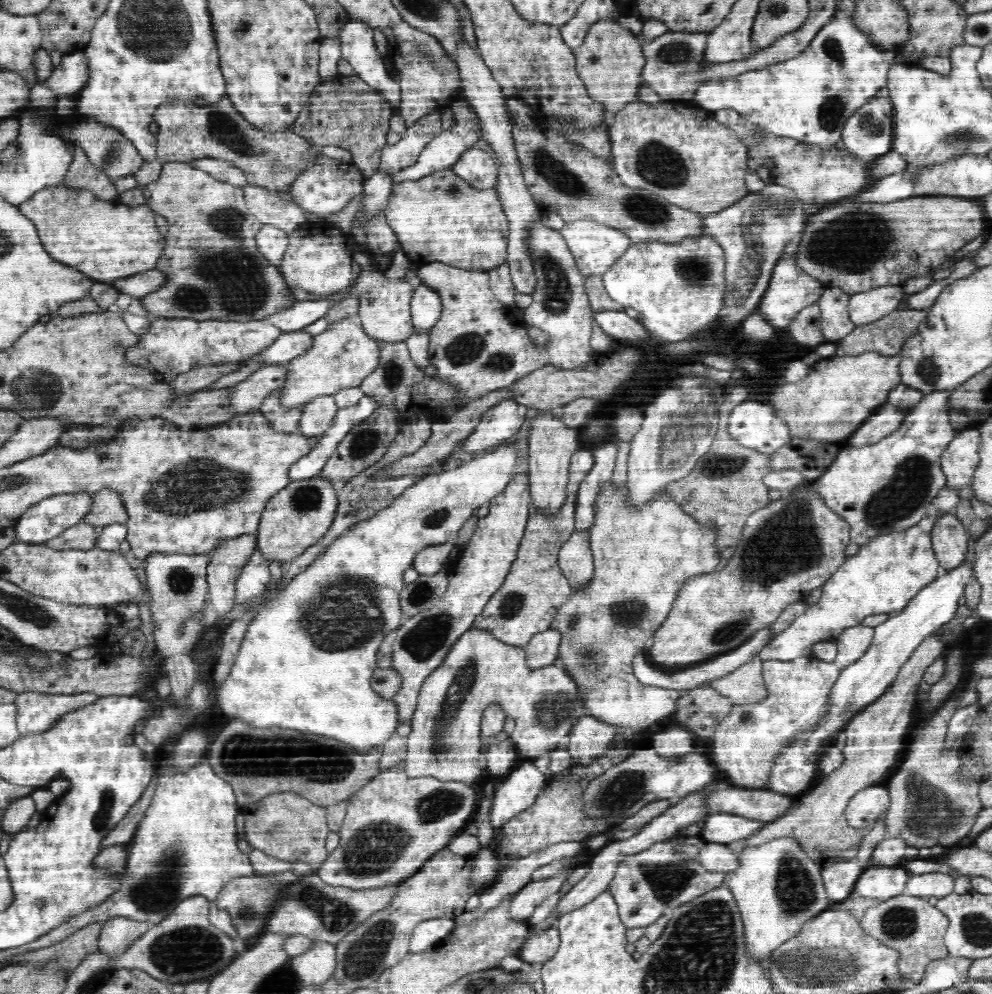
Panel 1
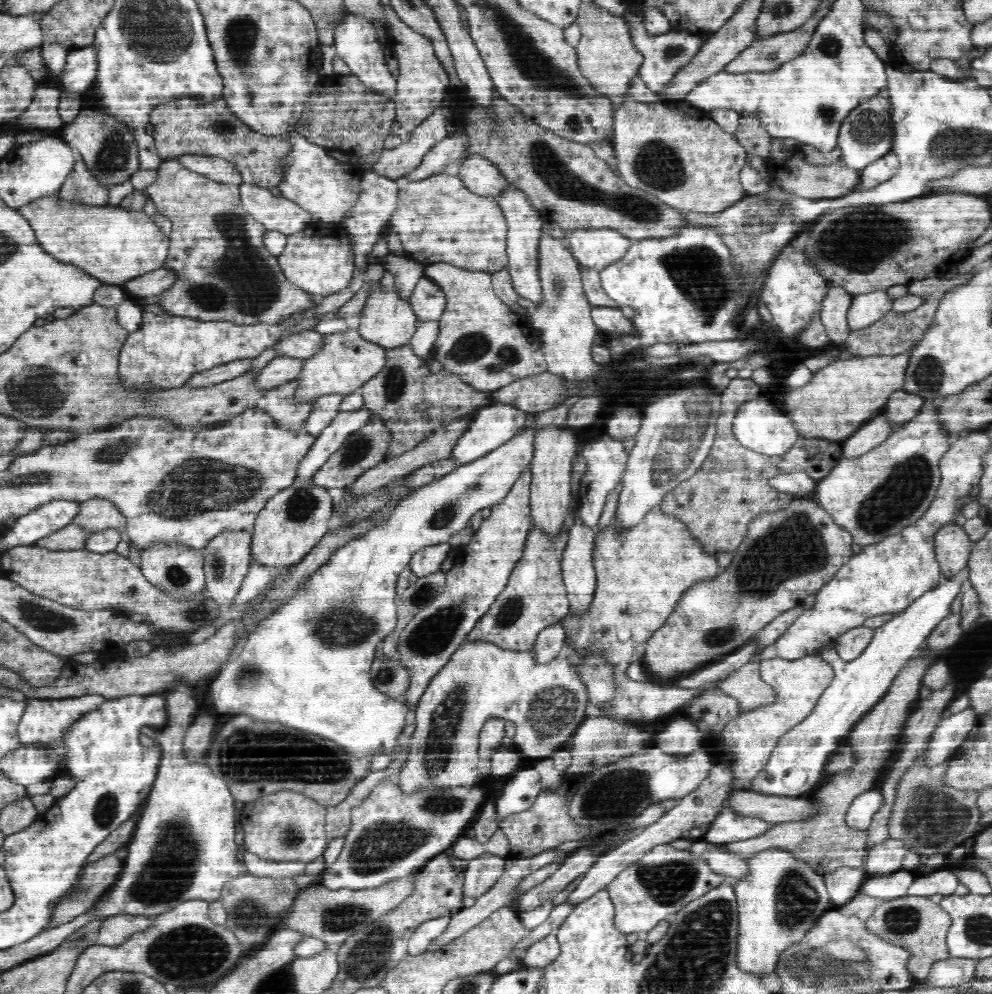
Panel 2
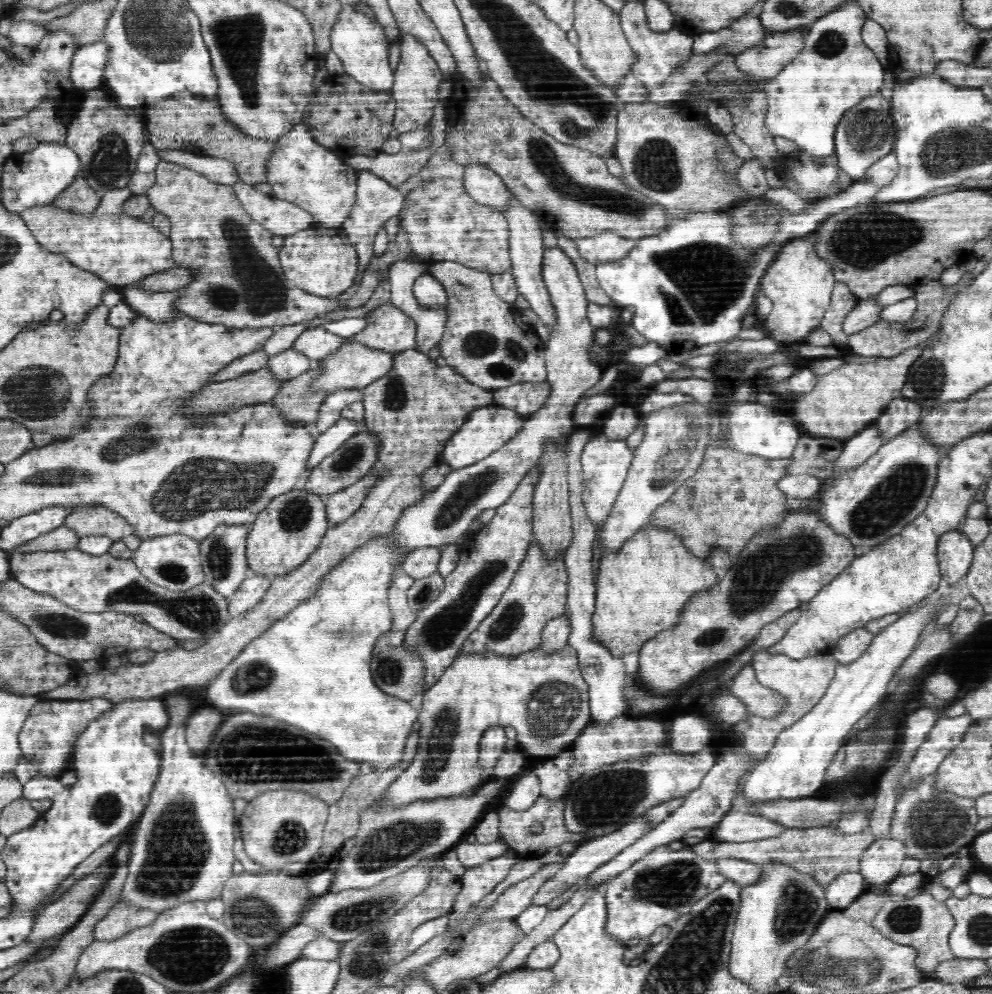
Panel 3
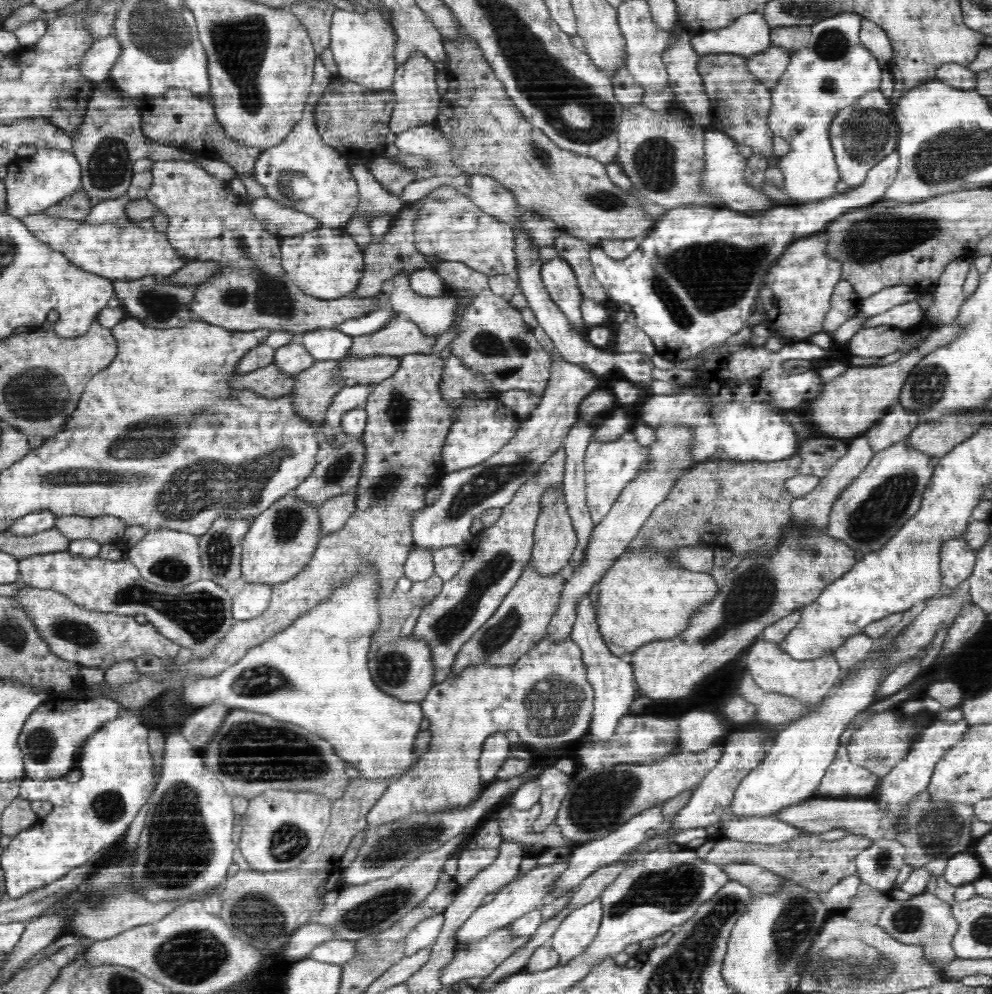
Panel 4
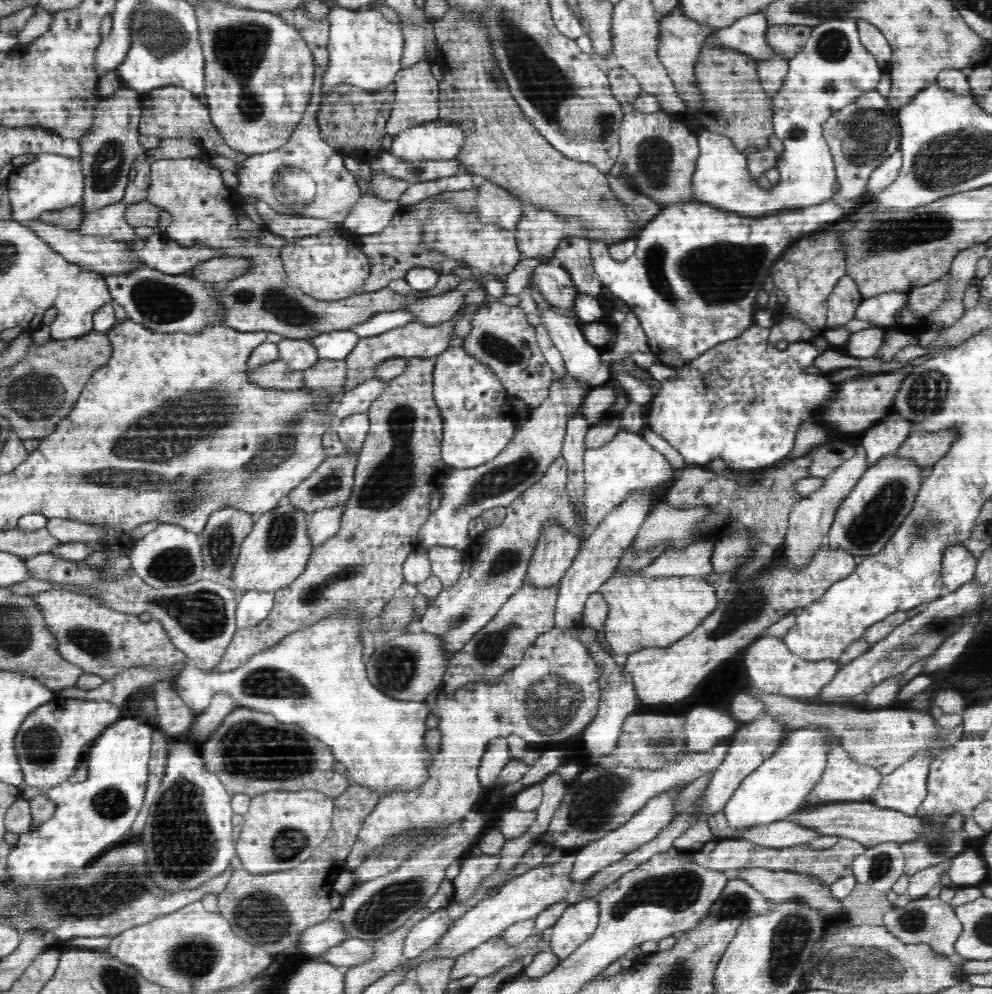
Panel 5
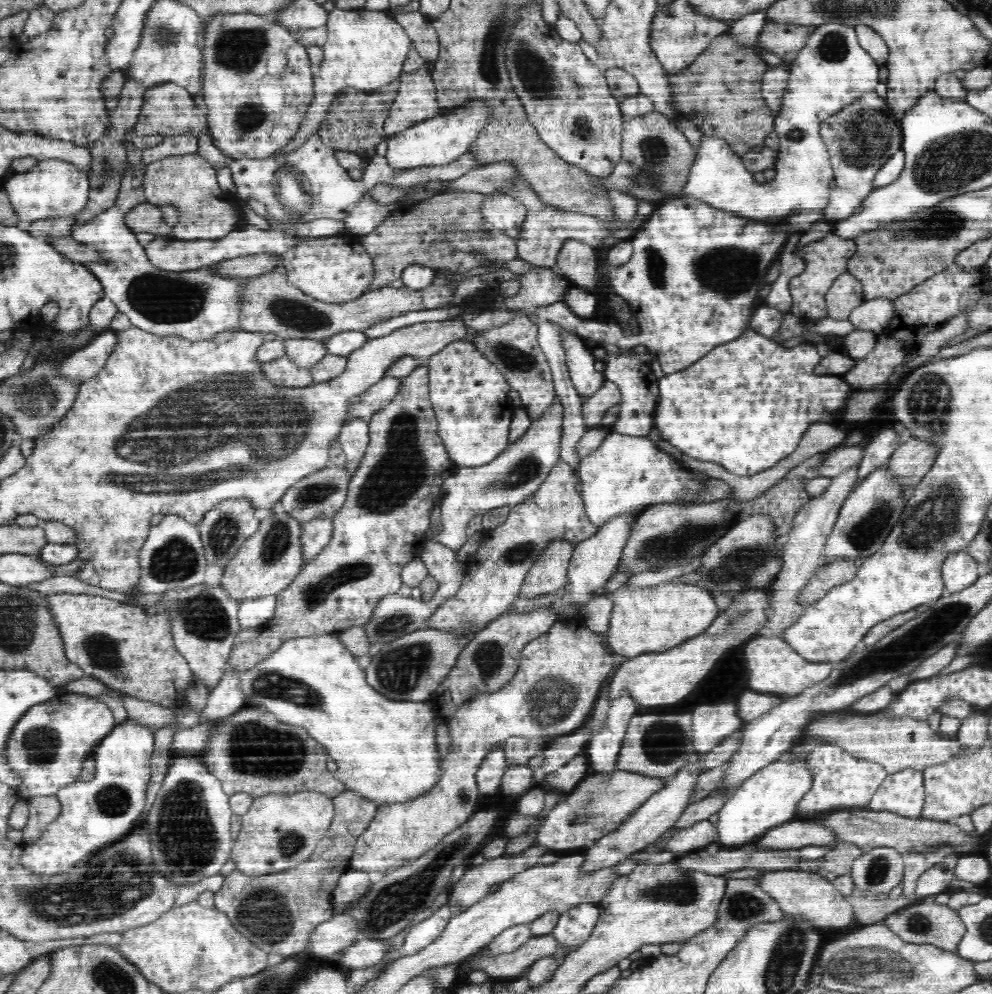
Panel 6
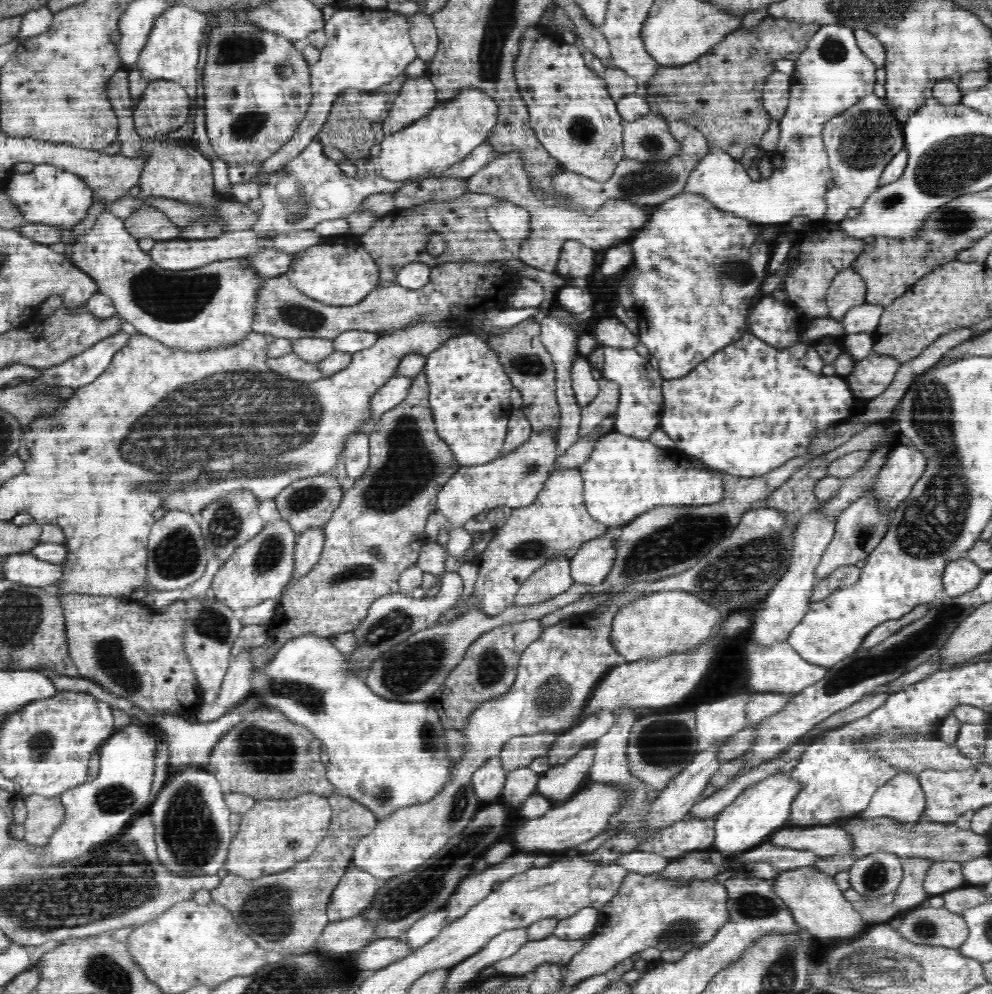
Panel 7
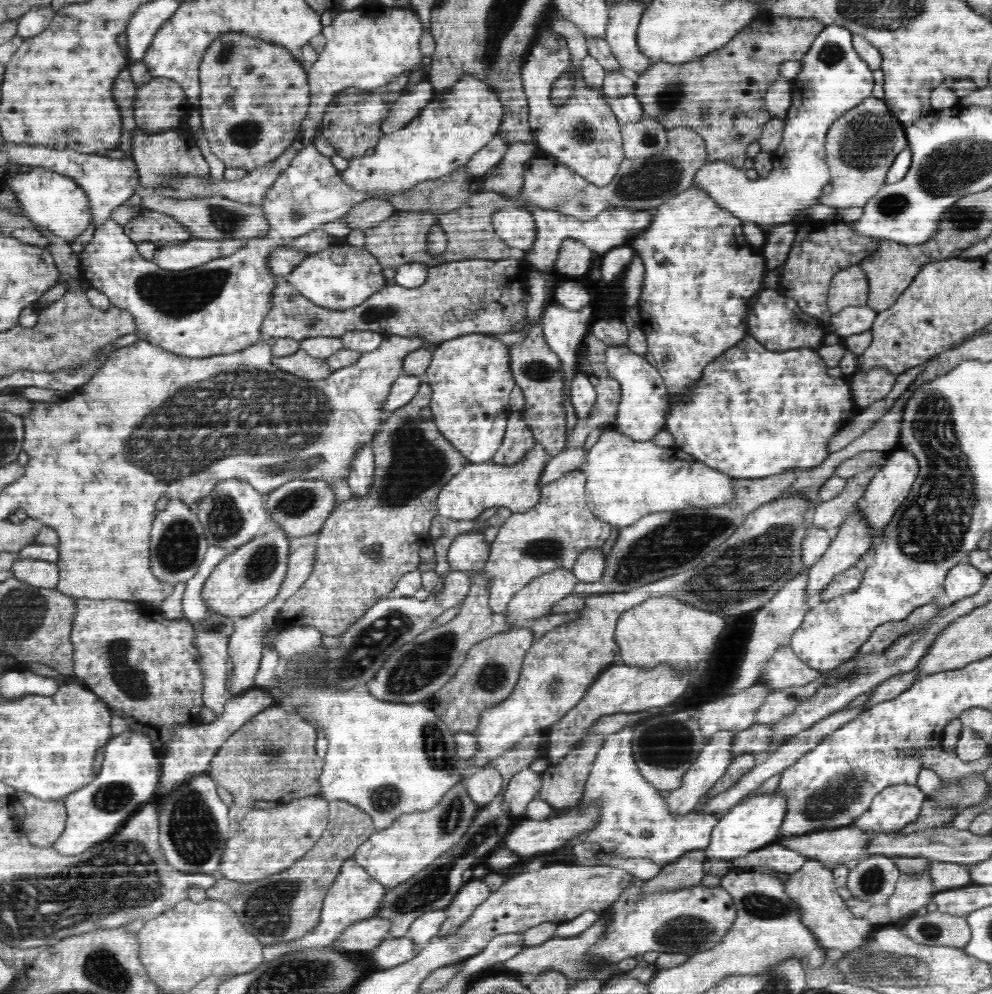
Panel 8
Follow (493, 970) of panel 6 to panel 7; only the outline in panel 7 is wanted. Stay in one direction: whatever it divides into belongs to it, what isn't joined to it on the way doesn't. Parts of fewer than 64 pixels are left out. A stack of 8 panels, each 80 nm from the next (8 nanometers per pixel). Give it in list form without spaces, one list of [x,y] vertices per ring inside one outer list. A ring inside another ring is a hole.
[[[592,934],[581,940],[564,940],[556,935],[542,940],[532,940],[523,944],[516,954],[502,958],[494,964],[498,972],[504,974],[526,974],[536,971],[542,964],[554,964],[564,968],[572,956],[584,948]]]

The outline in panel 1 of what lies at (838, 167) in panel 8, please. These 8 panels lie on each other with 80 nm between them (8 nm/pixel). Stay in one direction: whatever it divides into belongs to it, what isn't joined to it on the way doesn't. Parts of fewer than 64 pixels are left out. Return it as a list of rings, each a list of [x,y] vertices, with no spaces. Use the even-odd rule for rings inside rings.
[[[874,97],[860,107],[843,126],[842,142],[858,159],[875,161],[891,151],[895,108],[890,97]]]

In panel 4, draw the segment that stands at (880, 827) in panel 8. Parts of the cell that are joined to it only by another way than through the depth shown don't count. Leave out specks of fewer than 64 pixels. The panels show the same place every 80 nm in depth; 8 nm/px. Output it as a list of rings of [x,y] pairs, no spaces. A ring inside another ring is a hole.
[[[963,718],[959,722],[942,722],[935,719],[930,727],[926,727],[921,736],[916,740],[913,750],[886,776],[881,777],[881,782],[874,792],[874,799],[880,805],[886,804],[898,809],[902,809],[910,800],[912,796],[918,796],[920,792],[929,785],[933,770],[936,764],[942,759],[942,756],[955,746],[960,739],[969,730],[969,725]]]

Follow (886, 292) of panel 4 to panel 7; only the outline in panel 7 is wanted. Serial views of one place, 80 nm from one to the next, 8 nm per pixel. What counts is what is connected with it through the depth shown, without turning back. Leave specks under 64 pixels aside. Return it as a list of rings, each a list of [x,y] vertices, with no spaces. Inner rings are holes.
[[[864,303],[851,308],[839,320],[843,326],[844,335],[858,333],[873,333],[878,330],[880,320],[886,310],[882,304]]]

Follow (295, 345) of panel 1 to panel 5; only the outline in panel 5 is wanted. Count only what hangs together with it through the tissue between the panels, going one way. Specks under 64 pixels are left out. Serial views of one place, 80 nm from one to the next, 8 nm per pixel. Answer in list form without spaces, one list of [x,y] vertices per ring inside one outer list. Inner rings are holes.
[[[348,329],[320,333],[308,342],[313,345],[320,359],[345,360],[360,340],[358,334]]]

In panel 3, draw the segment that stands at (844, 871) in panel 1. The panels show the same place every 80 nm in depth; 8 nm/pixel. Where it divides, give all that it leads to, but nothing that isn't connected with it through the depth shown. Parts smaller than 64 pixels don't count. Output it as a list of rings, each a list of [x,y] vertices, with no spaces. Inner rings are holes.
[[[842,872],[825,890],[827,901],[836,910],[850,906],[863,893],[864,881],[864,877],[859,872]]]

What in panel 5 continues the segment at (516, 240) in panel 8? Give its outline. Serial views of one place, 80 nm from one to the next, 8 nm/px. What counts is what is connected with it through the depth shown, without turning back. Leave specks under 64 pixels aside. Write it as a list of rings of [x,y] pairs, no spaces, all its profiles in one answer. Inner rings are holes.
[[[489,179],[477,182],[477,212],[484,222],[503,226],[516,232],[523,218],[524,204],[507,189]]]

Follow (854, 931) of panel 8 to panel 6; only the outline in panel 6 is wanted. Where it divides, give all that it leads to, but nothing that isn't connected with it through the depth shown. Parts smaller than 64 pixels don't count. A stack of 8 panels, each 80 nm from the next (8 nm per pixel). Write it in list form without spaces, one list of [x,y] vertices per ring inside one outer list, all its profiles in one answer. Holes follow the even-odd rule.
[[[779,870],[764,871],[763,875],[756,879],[760,881],[760,887],[778,901],[786,915],[803,916],[804,920],[811,921],[822,934],[832,931],[832,928],[848,928],[850,924],[856,925],[854,911],[846,901],[846,897],[836,890],[832,881],[822,875],[802,870]]]

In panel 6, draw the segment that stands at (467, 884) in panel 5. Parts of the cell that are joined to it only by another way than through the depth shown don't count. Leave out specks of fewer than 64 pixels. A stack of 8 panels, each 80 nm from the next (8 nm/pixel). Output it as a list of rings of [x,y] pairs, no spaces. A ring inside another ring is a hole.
[[[534,844],[524,850],[524,852],[511,857],[501,856],[495,859],[480,858],[480,860],[472,861],[467,865],[467,870],[464,872],[462,878],[450,889],[447,902],[450,912],[453,916],[456,916],[464,912],[464,910],[468,910],[469,906],[480,902],[480,900],[490,892],[493,884],[503,883],[504,881],[510,880],[515,874],[538,865],[544,852],[548,852],[548,850],[550,850],[550,848],[546,848],[546,846],[542,844],[538,844],[538,846]]]

